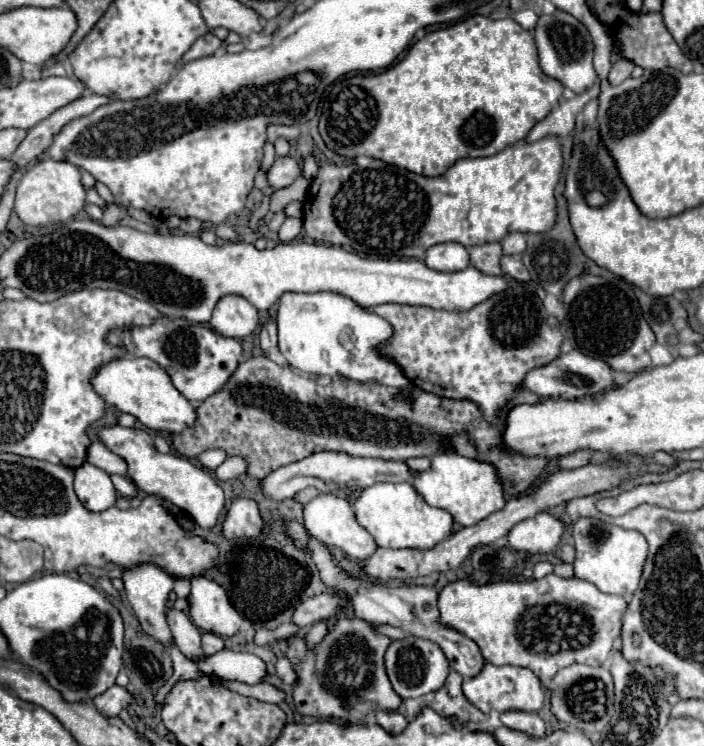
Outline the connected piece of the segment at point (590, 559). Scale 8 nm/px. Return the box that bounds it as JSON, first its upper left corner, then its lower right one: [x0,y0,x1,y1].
[570,518,648,598]

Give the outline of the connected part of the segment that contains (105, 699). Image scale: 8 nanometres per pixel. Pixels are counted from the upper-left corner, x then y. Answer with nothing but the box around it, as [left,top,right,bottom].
[94,686,136,718]

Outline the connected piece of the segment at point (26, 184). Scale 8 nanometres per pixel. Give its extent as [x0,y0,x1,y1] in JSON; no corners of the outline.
[14,158,86,226]

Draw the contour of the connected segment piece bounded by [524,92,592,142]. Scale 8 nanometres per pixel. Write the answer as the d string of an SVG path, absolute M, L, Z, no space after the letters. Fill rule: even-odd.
M584 92L580 96L574 96L572 100L562 100L556 110L552 110L544 120L540 120L530 130L530 134L524 138L524 142L536 142L536 140L542 140L544 136L558 136L558 138L562 138L562 136L570 134L574 124L576 124L576 114L590 100L592 98L588 98Z

